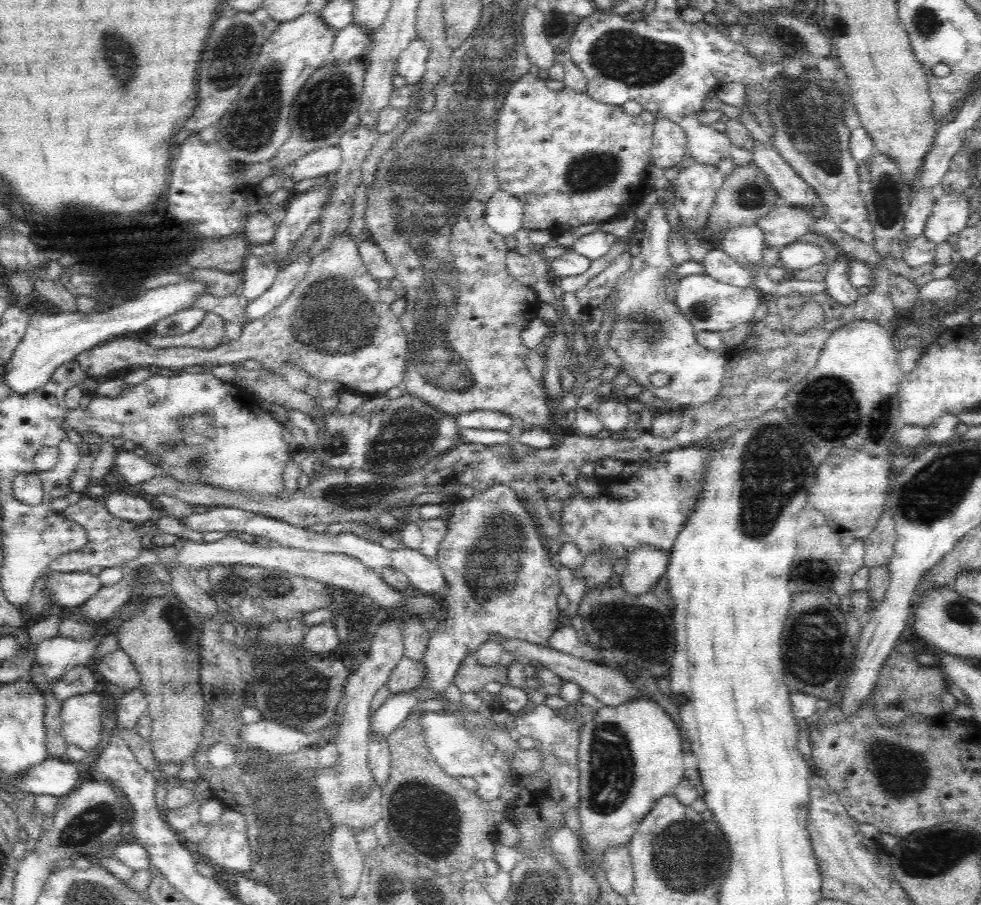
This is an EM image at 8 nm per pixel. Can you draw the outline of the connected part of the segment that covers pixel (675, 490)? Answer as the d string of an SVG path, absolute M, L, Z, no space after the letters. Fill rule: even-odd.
M727 430L708 436L697 445L680 446L638 463L626 462L616 477L604 477L606 480L601 481L596 476L601 490L599 496L588 498L578 490L562 508L562 534L558 541L562 546L573 542L584 559L602 551L616 567L617 560L620 563L625 558L627 562L631 552L642 545L654 545L669 556L676 537L693 511L695 498L702 492L705 464L711 452L725 441L725 433Z

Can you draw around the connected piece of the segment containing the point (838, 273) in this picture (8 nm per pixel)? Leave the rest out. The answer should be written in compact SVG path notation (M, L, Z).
M840 254L837 260L830 264L825 277L827 295L843 307L854 304L860 296L858 289L852 287L848 279L848 268L850 263Z

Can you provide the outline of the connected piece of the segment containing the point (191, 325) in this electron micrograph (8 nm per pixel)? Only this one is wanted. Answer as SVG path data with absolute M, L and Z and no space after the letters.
M187 308L175 312L157 323L152 327L154 334L160 337L178 337L193 331L204 318L204 312L201 308Z

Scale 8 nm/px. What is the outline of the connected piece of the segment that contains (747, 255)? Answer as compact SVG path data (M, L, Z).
M756 224L728 228L722 240L722 250L753 278L749 265L763 264L764 238L764 233Z

